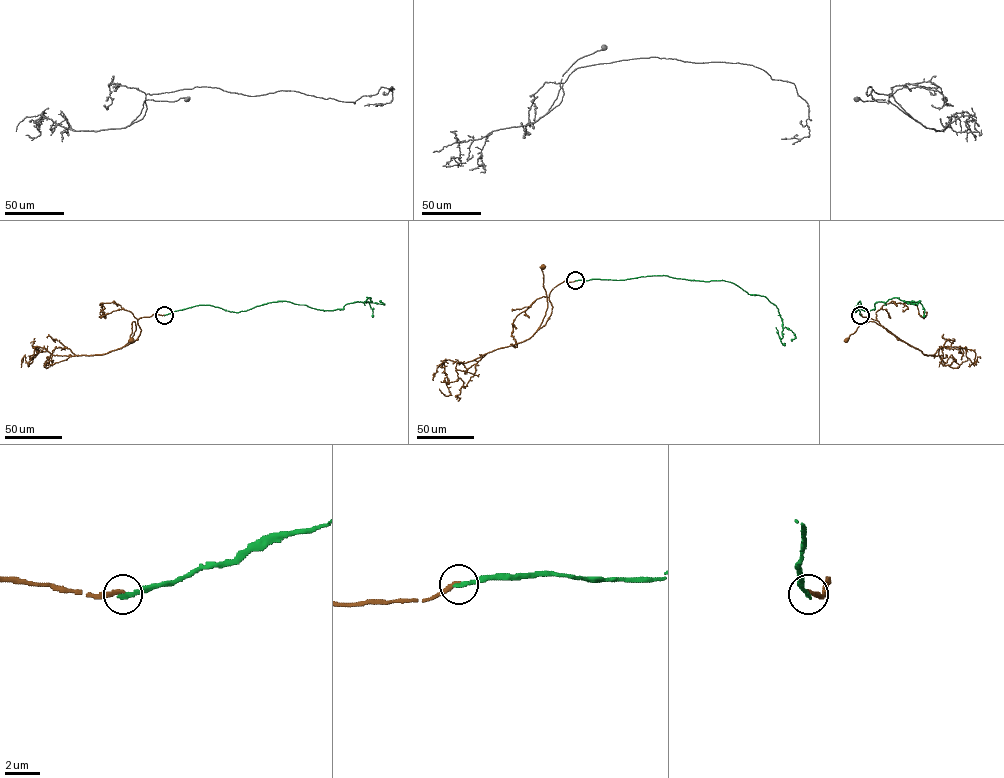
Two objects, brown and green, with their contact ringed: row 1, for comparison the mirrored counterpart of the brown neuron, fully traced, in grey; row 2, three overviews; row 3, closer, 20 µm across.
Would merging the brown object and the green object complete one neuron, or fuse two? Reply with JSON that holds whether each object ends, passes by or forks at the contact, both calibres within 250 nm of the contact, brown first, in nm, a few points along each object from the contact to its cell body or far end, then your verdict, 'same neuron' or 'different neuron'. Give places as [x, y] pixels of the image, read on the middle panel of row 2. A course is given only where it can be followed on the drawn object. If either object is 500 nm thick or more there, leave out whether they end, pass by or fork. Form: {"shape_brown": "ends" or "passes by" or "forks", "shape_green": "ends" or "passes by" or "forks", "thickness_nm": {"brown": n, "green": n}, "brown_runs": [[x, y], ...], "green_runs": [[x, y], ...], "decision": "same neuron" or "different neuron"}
{"shape_brown": "ends", "shape_green": "ends", "thickness_nm": {"brown": 240, "green": 240}, "brown_runs": [[575, 281], [564, 281], [551, 290], [549, 301], [552, 312], [536, 331], [547, 307], [543, 267]], "green_runs": [[575, 281], [666, 275], [730, 282], [749, 294], [765, 296], [775, 306], [782, 321], [780, 341], [784, 345]], "decision": "different neuron"}

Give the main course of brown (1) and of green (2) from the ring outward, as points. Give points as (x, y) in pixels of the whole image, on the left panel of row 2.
1: (164, 315), (140, 318), (140, 334), (125, 345), (136, 329), (133, 321), (131, 340)
2: (164, 315), (201, 305), (239, 312), (279, 301), (333, 310), (369, 297), (373, 317)

